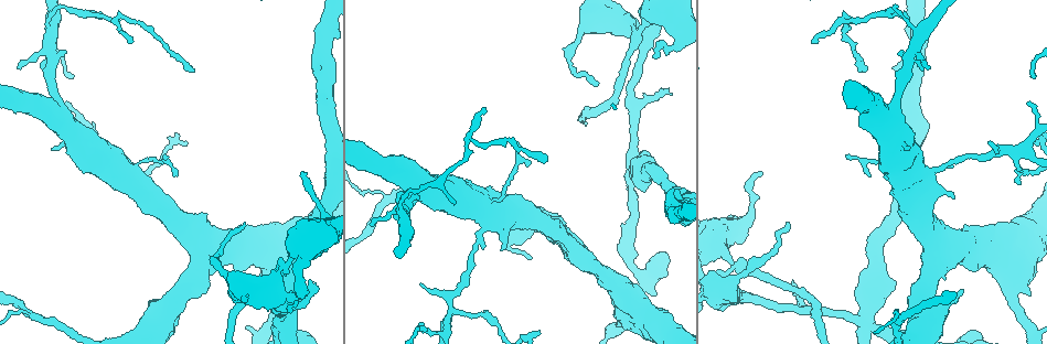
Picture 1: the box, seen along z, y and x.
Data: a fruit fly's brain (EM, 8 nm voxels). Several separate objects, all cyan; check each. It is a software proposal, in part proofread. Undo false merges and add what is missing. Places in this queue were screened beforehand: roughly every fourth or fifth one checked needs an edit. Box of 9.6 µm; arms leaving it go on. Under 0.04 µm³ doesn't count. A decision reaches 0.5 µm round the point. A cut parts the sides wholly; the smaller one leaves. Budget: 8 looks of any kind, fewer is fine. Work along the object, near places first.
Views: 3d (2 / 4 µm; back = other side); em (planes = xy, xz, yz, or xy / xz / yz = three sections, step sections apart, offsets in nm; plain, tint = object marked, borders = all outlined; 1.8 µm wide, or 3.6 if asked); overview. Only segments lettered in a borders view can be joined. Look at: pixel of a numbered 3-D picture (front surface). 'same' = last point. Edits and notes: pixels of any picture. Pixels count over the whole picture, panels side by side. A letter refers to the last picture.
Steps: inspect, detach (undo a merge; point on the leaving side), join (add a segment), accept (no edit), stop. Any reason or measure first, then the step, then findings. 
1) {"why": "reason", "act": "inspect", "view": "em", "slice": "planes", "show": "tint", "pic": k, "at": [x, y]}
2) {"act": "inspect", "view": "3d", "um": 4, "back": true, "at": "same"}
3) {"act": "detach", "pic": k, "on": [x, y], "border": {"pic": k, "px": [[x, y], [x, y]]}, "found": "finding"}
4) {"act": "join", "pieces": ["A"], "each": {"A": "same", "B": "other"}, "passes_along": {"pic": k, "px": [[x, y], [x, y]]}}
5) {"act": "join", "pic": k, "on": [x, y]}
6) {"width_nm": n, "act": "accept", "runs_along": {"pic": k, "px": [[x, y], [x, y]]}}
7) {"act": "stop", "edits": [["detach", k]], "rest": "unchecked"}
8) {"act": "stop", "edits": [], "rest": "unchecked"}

{"why": "free end", "act": "inspect", "view": "em", "slice": "planes", "show": "borders", "pic": 1, "at": [502, 248]}

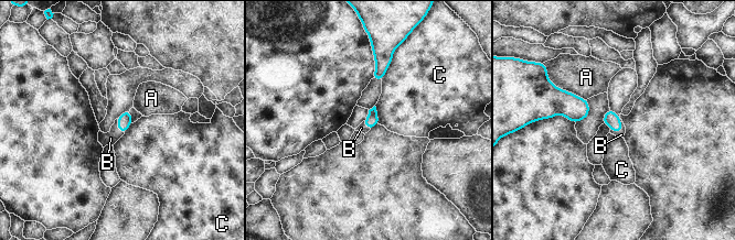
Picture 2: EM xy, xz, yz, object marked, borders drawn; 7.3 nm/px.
{"act": "join", "pieces": ["B"], "each": {"A": "other", "B": "same", "C": "other"}, "passes_along": {"pic": 2, "px": [[611, 119], [621, 128], [621, 134]]}, "found": "it goes on there"}

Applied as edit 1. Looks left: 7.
{"why": "redraw", "act": "inspect", "view": "overview"}

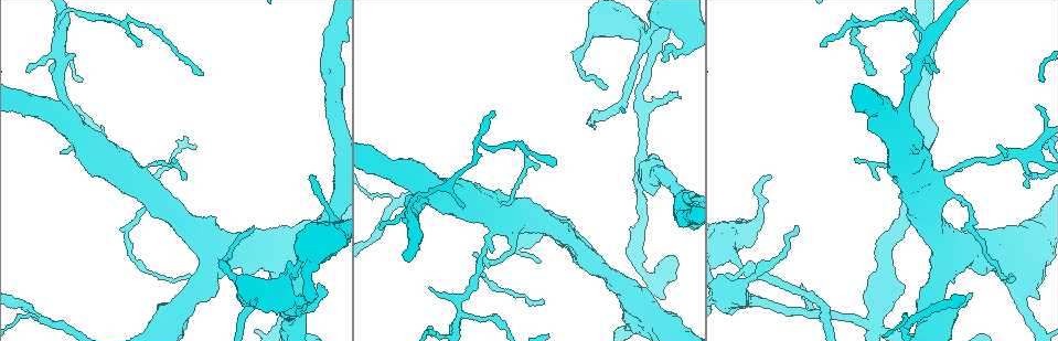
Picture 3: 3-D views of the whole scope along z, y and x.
{"why": "calibre changes", "act": "inspect", "view": "em", "um": 3.6, "slice": "yz", "step": 8, "show": "borders", "pic": 3, "at": [943, 242]}

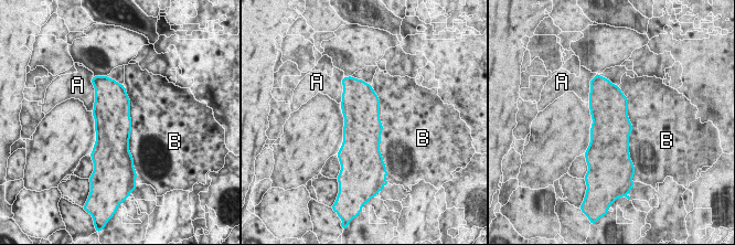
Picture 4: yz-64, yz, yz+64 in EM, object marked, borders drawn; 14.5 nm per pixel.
{"act": "inspect", "view": "em", "um": 3.6, "slice": "planes", "show": "borders", "at": "same"}

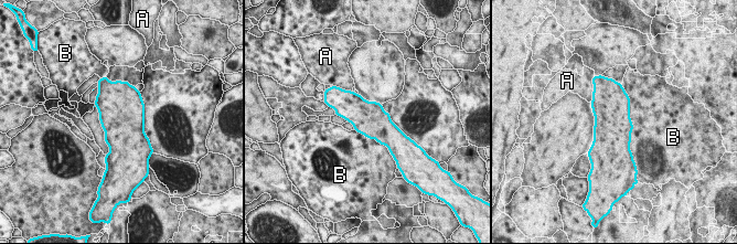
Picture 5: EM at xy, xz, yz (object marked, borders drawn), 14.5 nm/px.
{"width_nm": 500, "act": "accept", "each": {"A": "other", "B": "other"}, "border": {"pic": 5, "px": [[621, 84], [629, 98], [632, 155]]}, "found": "all the same neuron"}

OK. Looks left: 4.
{"why": "calibre changes", "act": "inspect", "view": "em", "slice": "planes", "show": "plain", "pic": 3, "at": [742, 270]}

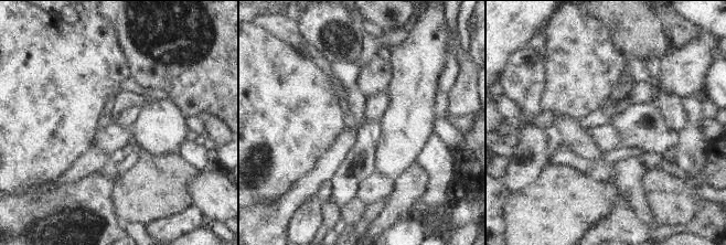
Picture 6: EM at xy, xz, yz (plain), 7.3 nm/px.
{"why": "where the object lies", "act": "inspect", "view": "em", "slice": "planes", "show": "tint", "at": "same"}

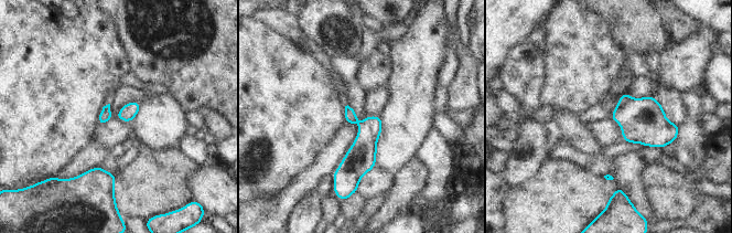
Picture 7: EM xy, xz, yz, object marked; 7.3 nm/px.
{"why": "what lies round it", "act": "inspect", "view": "em", "slice": "planes", "show": "borders", "at": "same"}

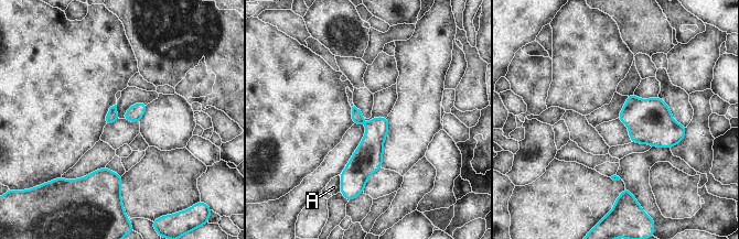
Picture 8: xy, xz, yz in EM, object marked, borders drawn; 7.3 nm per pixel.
{"act": "detach", "pic": 8, "on": [650, 121], "each": {"A": "other"}, "border": {"pic": 8, "px": [[639, 99], [633, 106], [622, 111]]}, "found": "two neurons meet here"}

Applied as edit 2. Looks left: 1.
{"act": "stop", "edits": [["join", 2], ["detach", 8]], "rest": "unchecked"}

